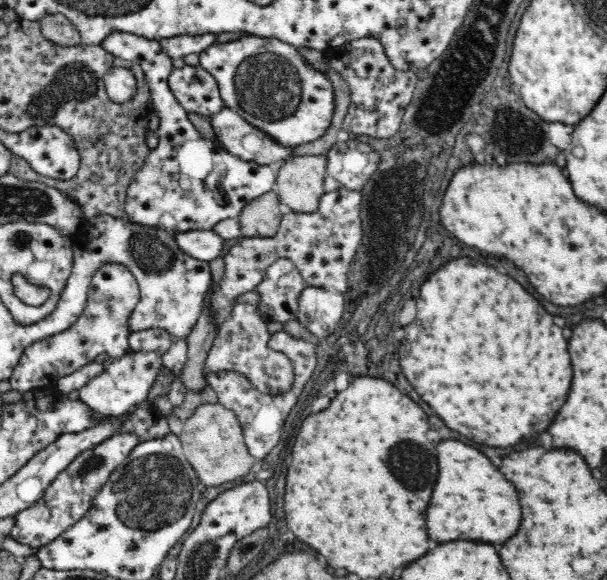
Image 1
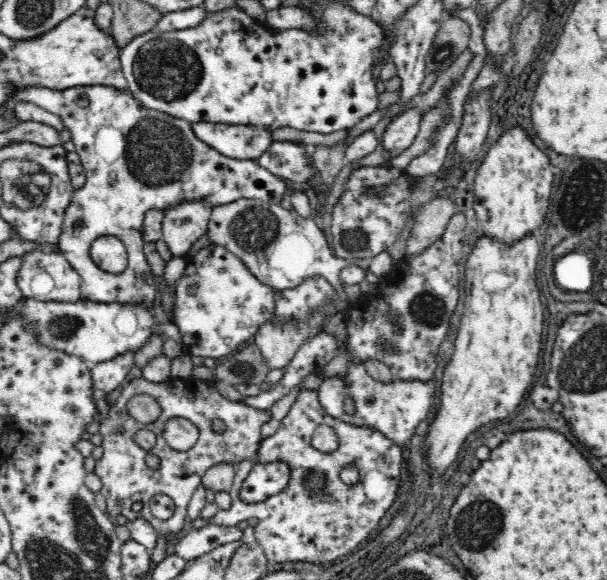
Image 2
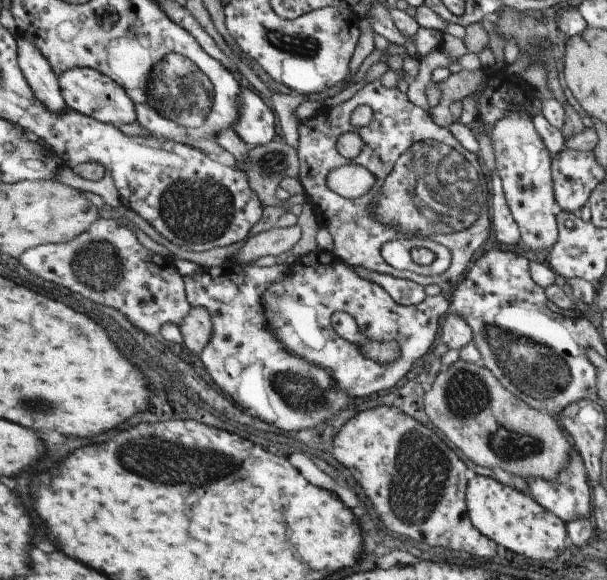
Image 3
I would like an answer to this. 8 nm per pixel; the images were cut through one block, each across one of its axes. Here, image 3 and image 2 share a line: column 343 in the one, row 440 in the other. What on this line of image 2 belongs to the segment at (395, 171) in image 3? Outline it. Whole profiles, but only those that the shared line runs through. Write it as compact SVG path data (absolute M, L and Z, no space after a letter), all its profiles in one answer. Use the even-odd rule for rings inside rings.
M144 376L142 378L130 378L128 384L120 390L120 396L110 404L110 410L106 414L106 418L102 418L100 422L100 436L102 436L102 448L104 448L104 456L96 460L96 470L94 474L102 480L102 496L108 502L108 516L116 518L116 516L124 516L126 520L136 520L136 518L144 518L154 530L156 534L160 534L164 540L178 540L182 530L184 530L184 520L188 516L188 504L192 500L192 496L198 492L198 488L202 486L204 474L214 468L214 466L234 466L238 468L240 464L252 464L258 456L260 456L260 446L264 442L262 436L262 426L268 424L272 418L270 410L256 410L252 406L246 406L242 402L232 402L226 400L218 394L218 390L214 388L214 382L210 380L200 380L200 378L170 378L166 382L148 382ZM138 394L148 394L152 398L156 398L158 406L162 408L162 414L156 422L152 424L142 424L136 422L130 412L128 412L128 400L138 396ZM172 416L182 416L192 420L198 428L200 428L200 440L194 448L190 448L188 452L176 452L170 446L166 446L166 440L162 436L164 424L168 418ZM214 418L224 420L224 424L228 426L228 430L218 436L210 430L210 422ZM118 428L124 428L124 432L118 432ZM138 430L152 430L158 436L158 444L154 448L154 456L160 460L158 468L150 468L146 464L148 452L144 452L142 448L138 448L134 444L134 434ZM156 494L164 494L168 498L174 500L176 504L176 512L170 520L158 520L152 516L150 512L150 498ZM134 504L142 504L142 508L136 512L132 510Z

